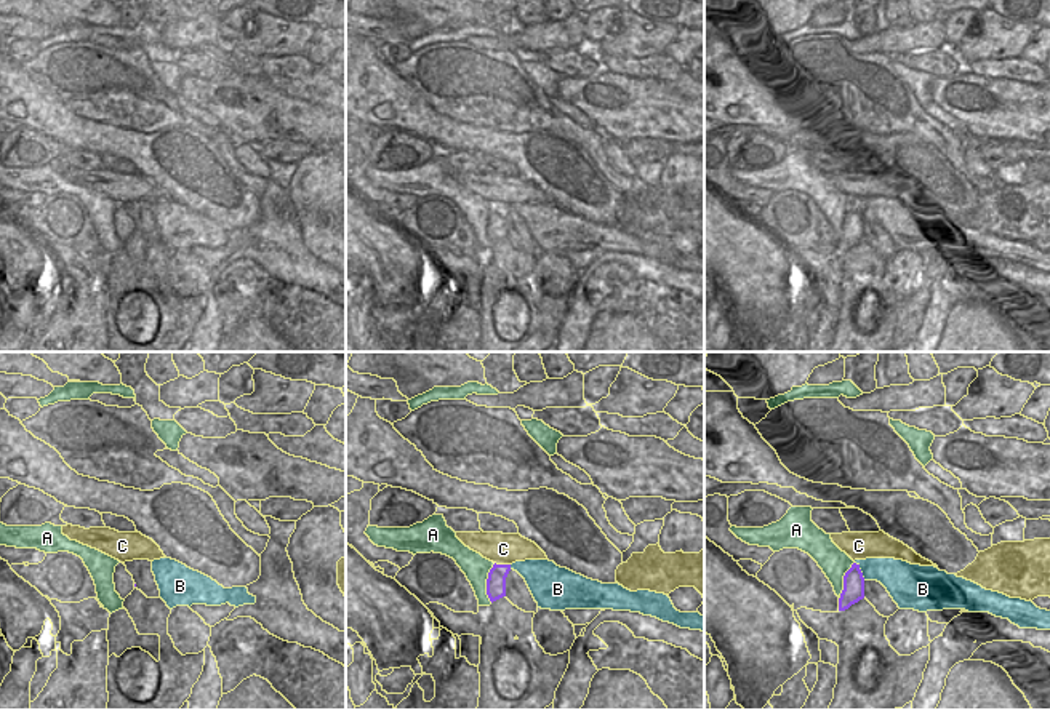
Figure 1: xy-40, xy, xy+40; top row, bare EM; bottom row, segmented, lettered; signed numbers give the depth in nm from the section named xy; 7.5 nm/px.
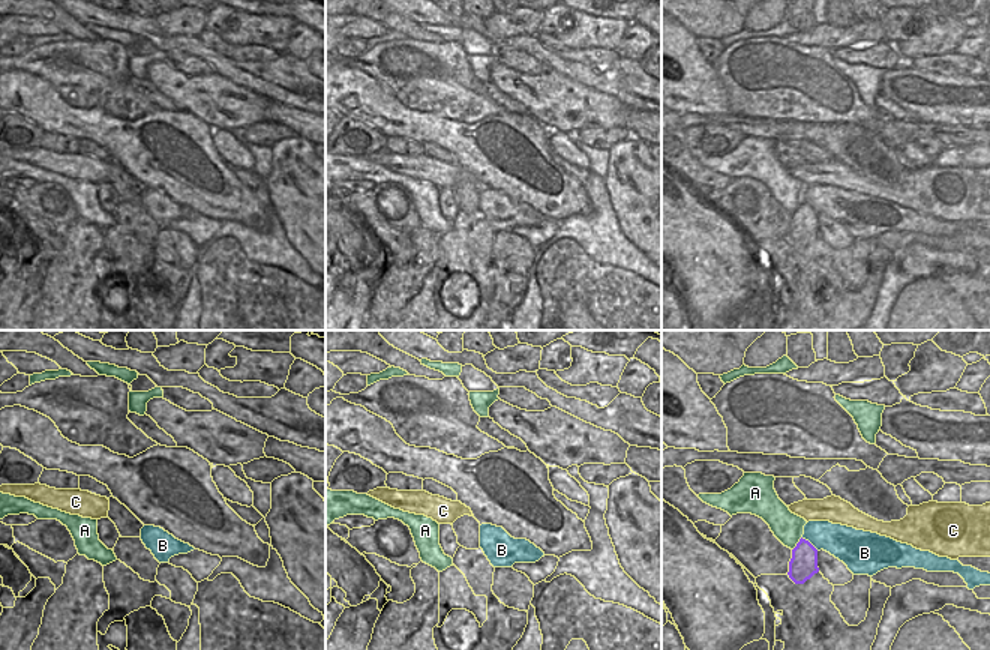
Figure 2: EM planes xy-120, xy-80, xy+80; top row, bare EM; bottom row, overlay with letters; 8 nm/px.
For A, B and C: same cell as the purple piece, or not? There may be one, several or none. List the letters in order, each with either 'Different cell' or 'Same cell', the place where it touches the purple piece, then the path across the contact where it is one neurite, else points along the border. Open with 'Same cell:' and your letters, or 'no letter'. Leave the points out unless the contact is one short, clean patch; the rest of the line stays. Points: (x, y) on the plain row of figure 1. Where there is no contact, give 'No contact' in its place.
Same cell: no letter
A: Different cell. Touches purple at xy (487, 224)
B: Different cell. Touches purple at xy+40 (860, 213). Boundary: xy+40 (855, 203), (865, 221)
C: Different cell. Touches purple at xy (503, 207). Boundary: xy (495, 203), (509, 207)

